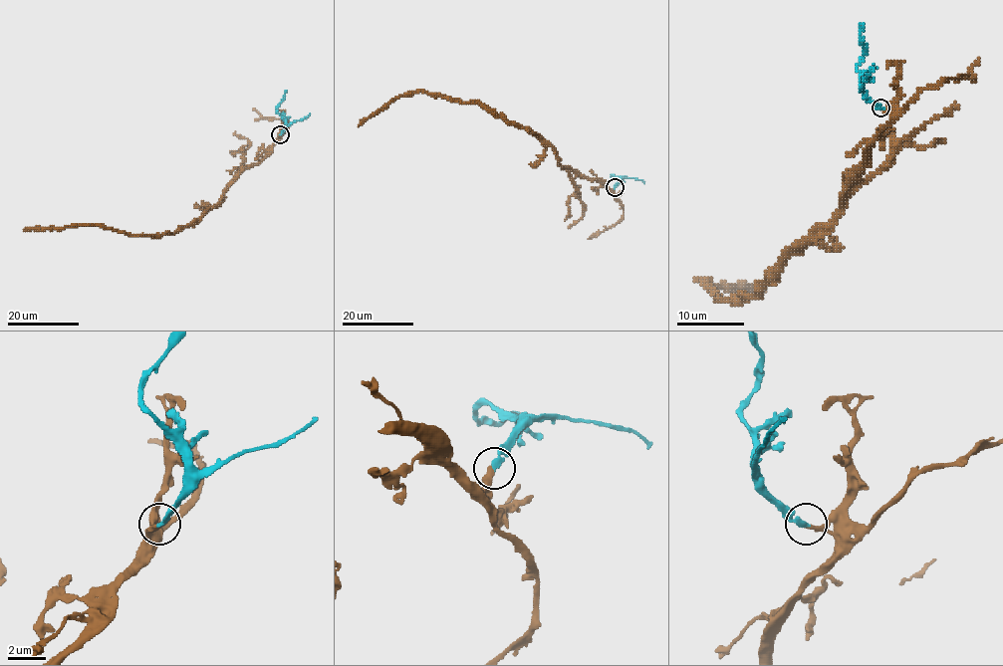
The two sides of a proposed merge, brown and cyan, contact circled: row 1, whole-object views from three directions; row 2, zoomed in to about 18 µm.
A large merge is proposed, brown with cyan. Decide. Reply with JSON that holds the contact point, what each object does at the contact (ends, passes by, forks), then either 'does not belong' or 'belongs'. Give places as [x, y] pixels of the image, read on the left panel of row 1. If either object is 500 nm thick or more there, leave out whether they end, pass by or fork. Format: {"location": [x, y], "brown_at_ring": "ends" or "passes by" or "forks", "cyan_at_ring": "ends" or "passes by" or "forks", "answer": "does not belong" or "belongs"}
{"location": [280, 134], "brown_at_ring": "ends", "cyan_at_ring": "ends", "answer": "belongs"}

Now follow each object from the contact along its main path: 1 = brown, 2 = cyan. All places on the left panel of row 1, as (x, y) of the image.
1: (280, 134), (265, 155), (248, 165), (214, 206), (172, 233), (127, 235), (94, 225), (24, 230)
2: (280, 134), (285, 126), (277, 106), (286, 90)

